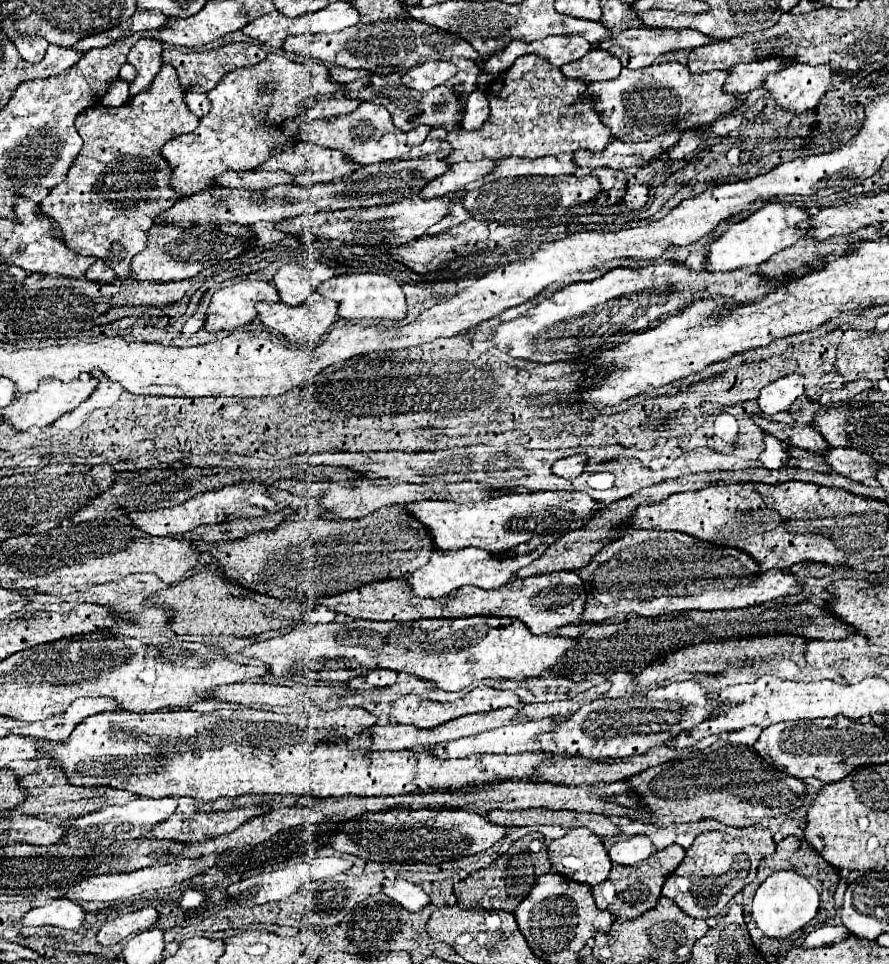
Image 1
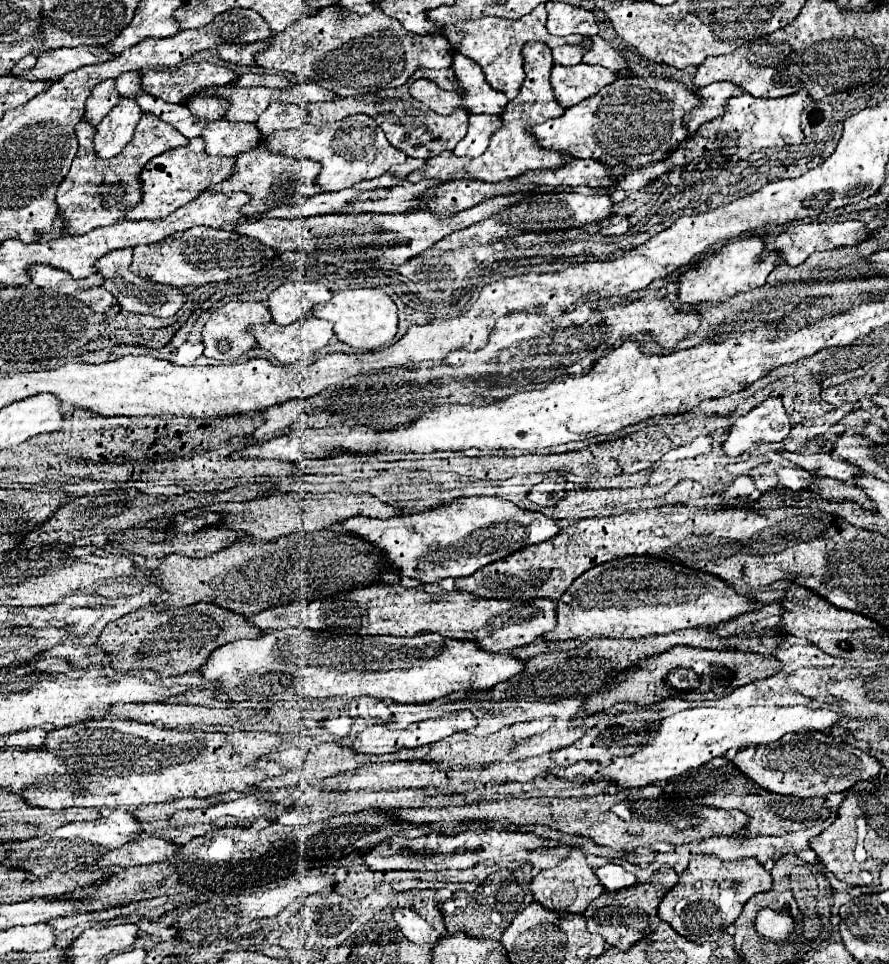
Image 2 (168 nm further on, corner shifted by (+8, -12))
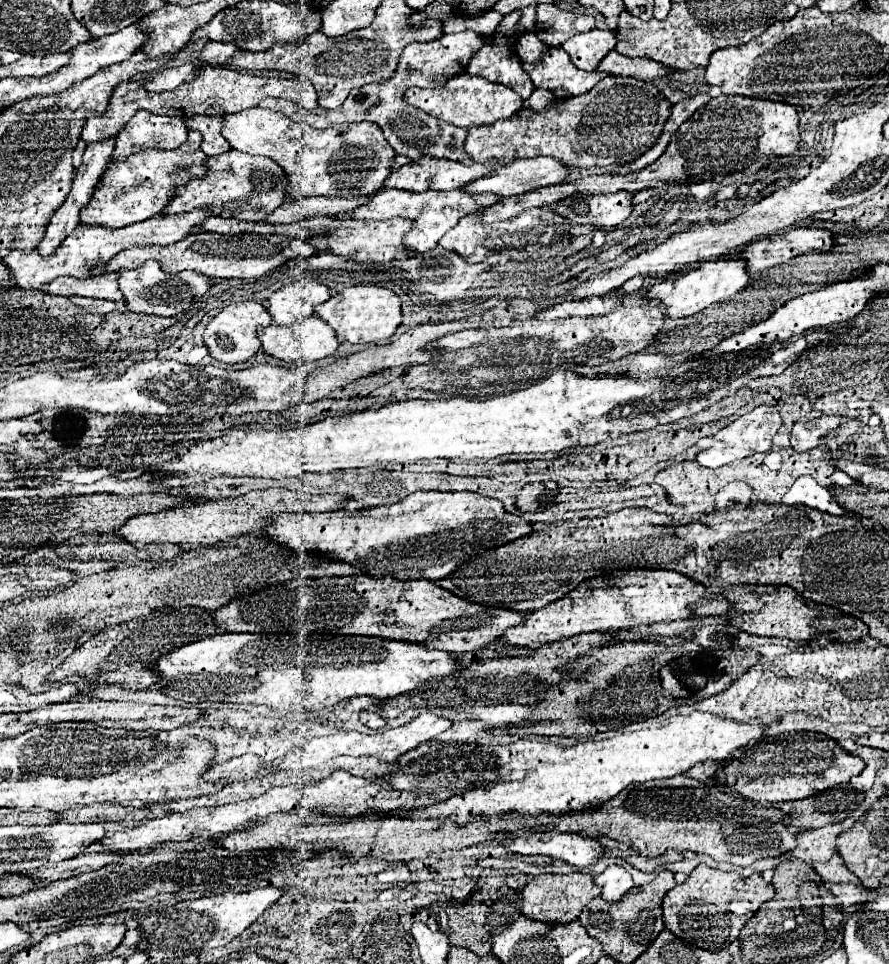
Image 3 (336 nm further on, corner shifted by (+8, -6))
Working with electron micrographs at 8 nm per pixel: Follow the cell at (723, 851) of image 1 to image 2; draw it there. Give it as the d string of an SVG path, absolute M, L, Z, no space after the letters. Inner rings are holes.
M694 856L680 876L680 882L664 896L658 914L660 920L668 922L680 936L704 944L718 942L728 926L736 922L744 904L758 892L768 892L772 888L772 878L764 866L754 860L722 862L714 856Z

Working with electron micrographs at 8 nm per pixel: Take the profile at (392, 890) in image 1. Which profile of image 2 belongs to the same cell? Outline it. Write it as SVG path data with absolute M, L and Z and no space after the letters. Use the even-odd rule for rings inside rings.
M396 908L394 920L398 922L404 936L418 946L426 944L432 948L444 936L444 932L436 932L424 918L420 918L418 912L414 912L410 908Z

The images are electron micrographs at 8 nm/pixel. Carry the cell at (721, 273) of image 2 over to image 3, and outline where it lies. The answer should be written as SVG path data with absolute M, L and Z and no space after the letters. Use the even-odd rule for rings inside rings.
M732 258L732 260L710 260L710 262L702 262L696 270L672 280L660 280L656 282L646 296L648 298L658 298L660 304L664 304L664 310L668 316L672 318L684 318L684 316L692 316L702 312L704 308L708 308L714 302L726 300L734 294L738 294L746 284L750 282L750 274L746 270L746 262L742 262L740 258Z

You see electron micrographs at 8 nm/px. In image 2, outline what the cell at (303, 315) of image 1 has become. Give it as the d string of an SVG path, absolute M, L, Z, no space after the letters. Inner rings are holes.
M306 318L290 326L258 324L254 338L260 348L268 350L280 364L296 364L314 360L316 352L324 348L334 336L330 322L320 318Z

